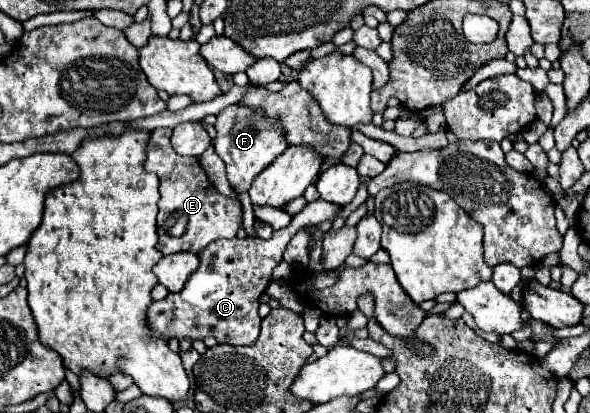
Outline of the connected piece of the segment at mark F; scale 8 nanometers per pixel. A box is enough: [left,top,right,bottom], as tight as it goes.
[213,104,287,190]

